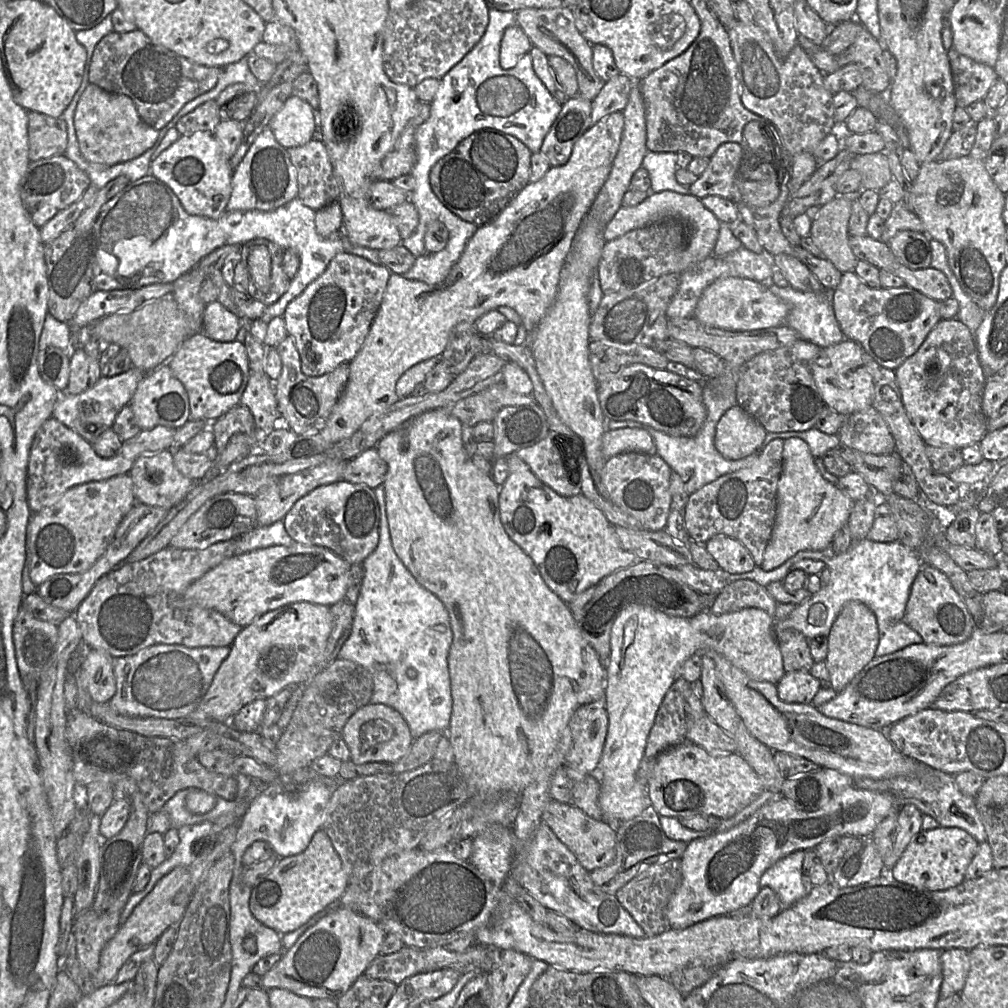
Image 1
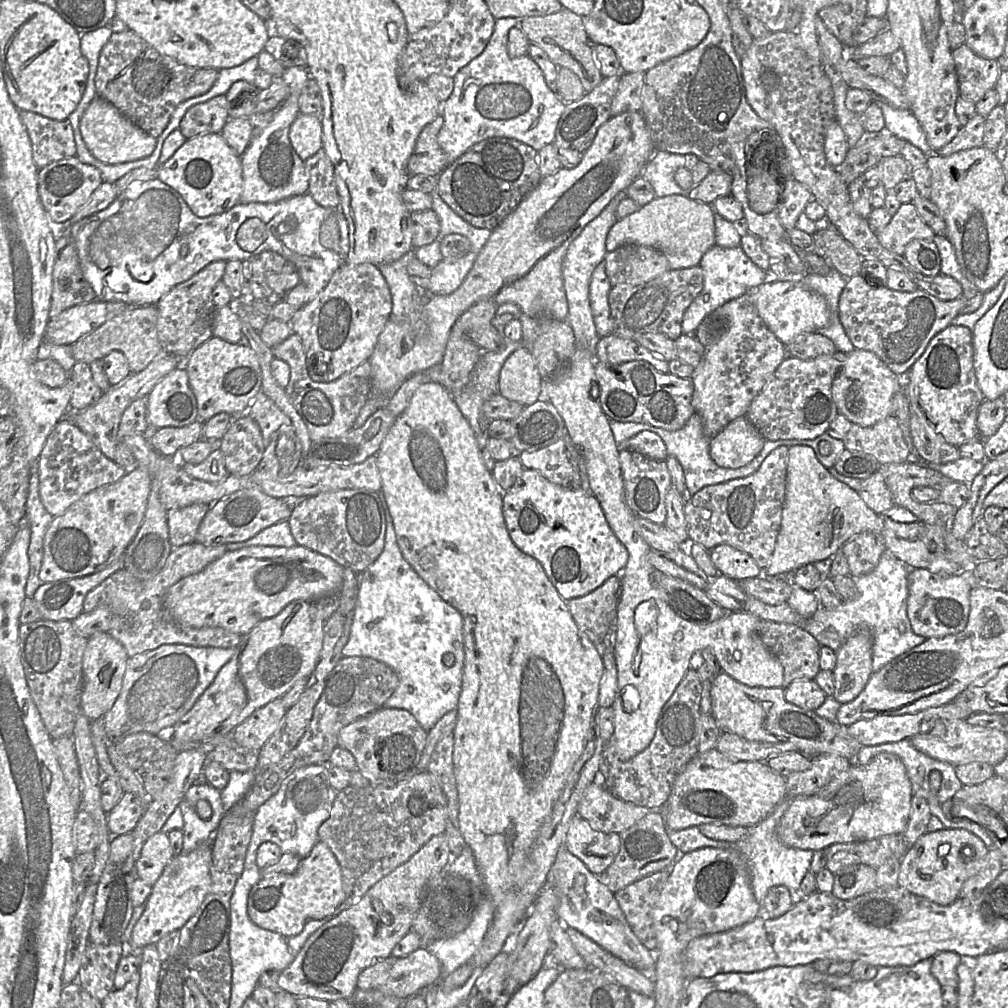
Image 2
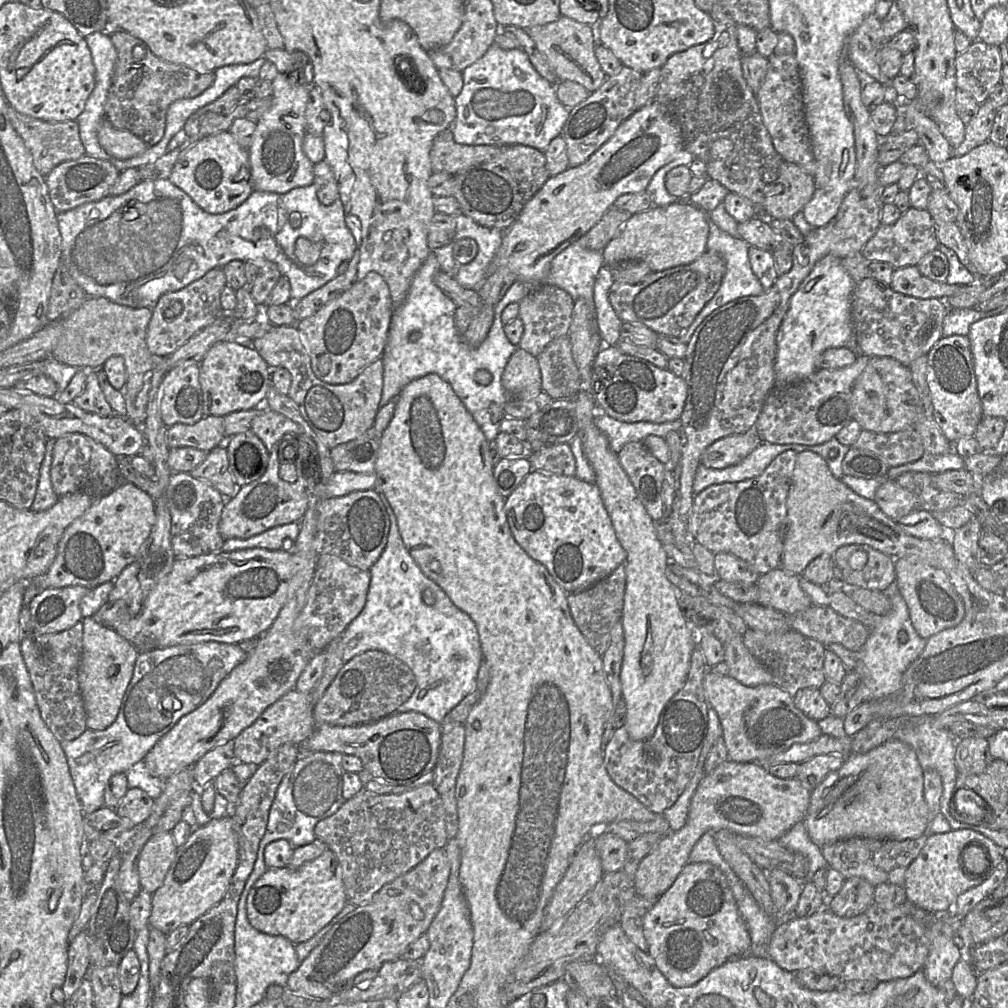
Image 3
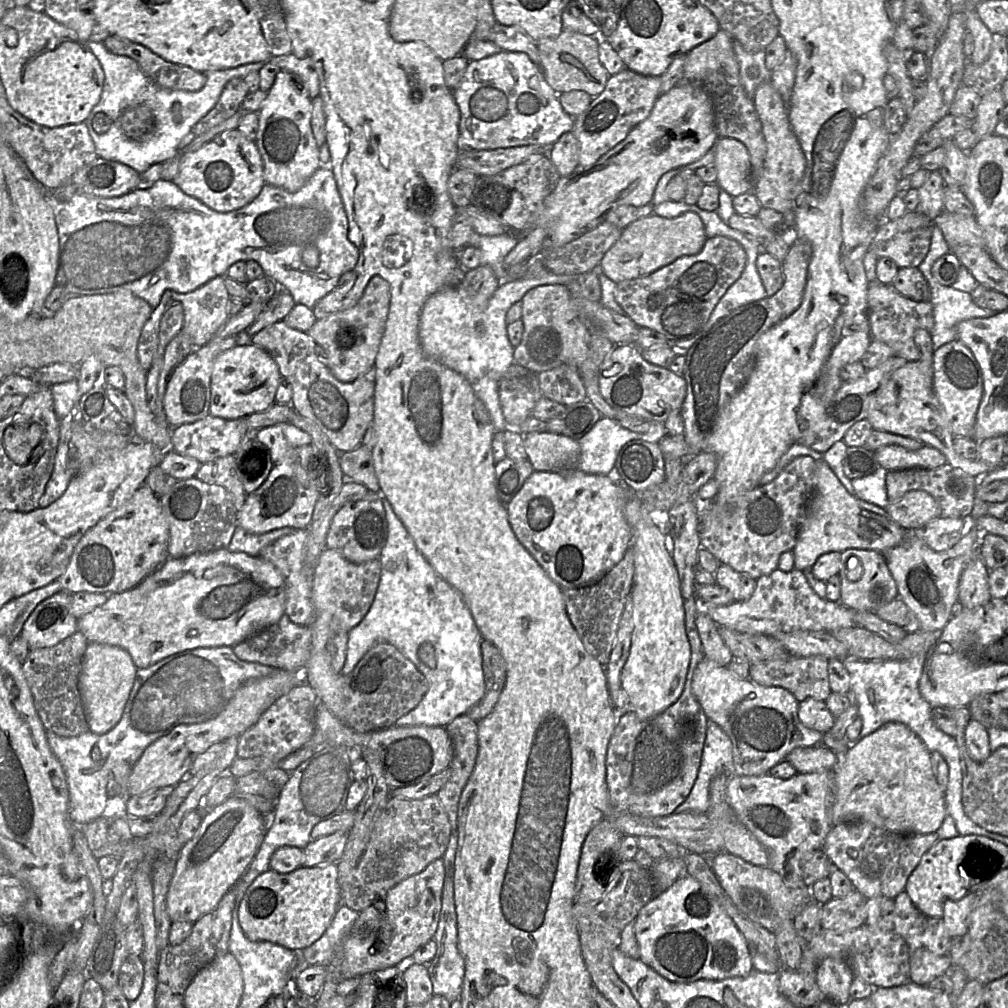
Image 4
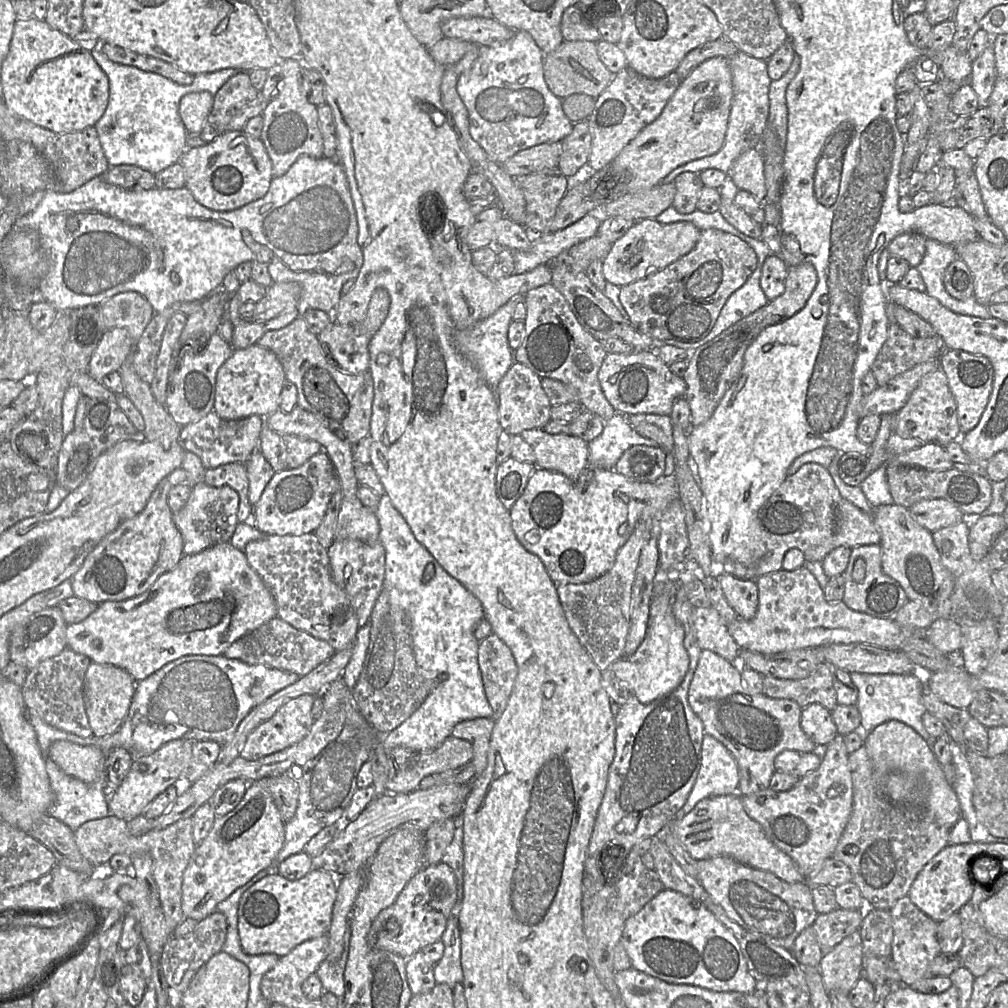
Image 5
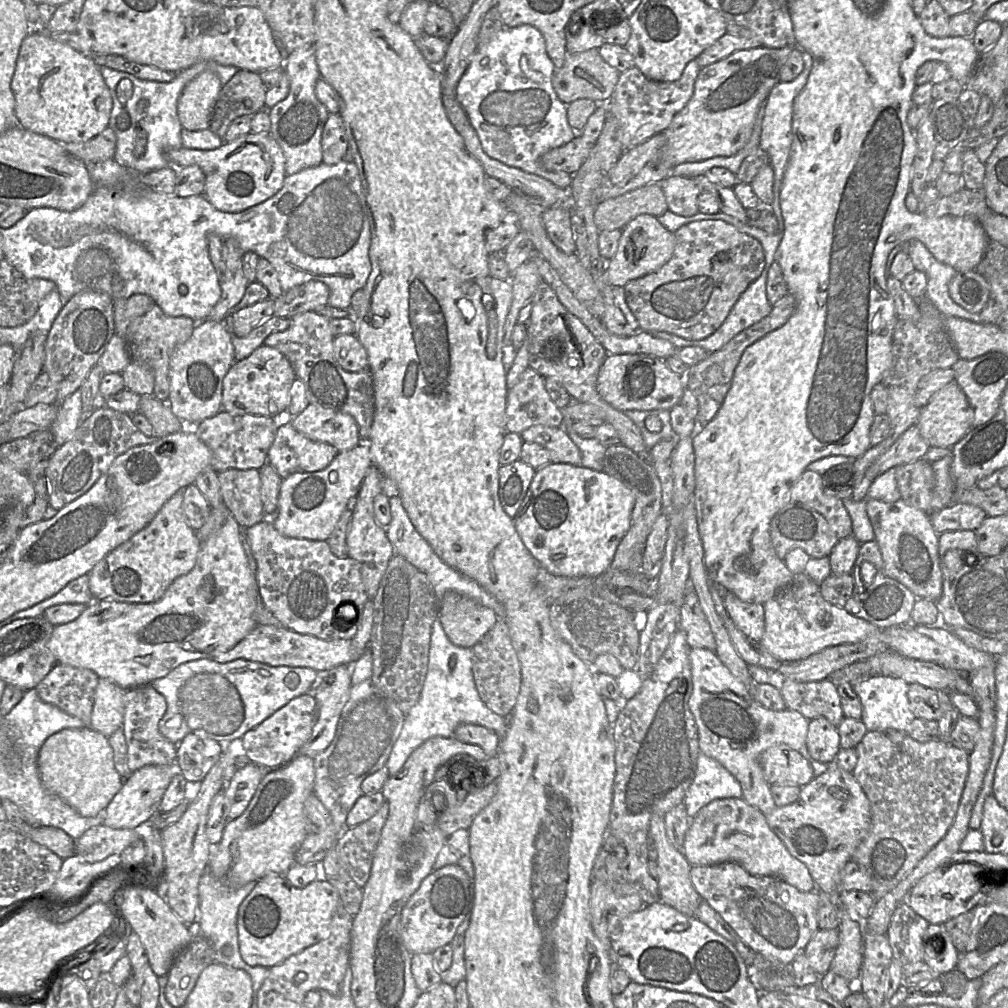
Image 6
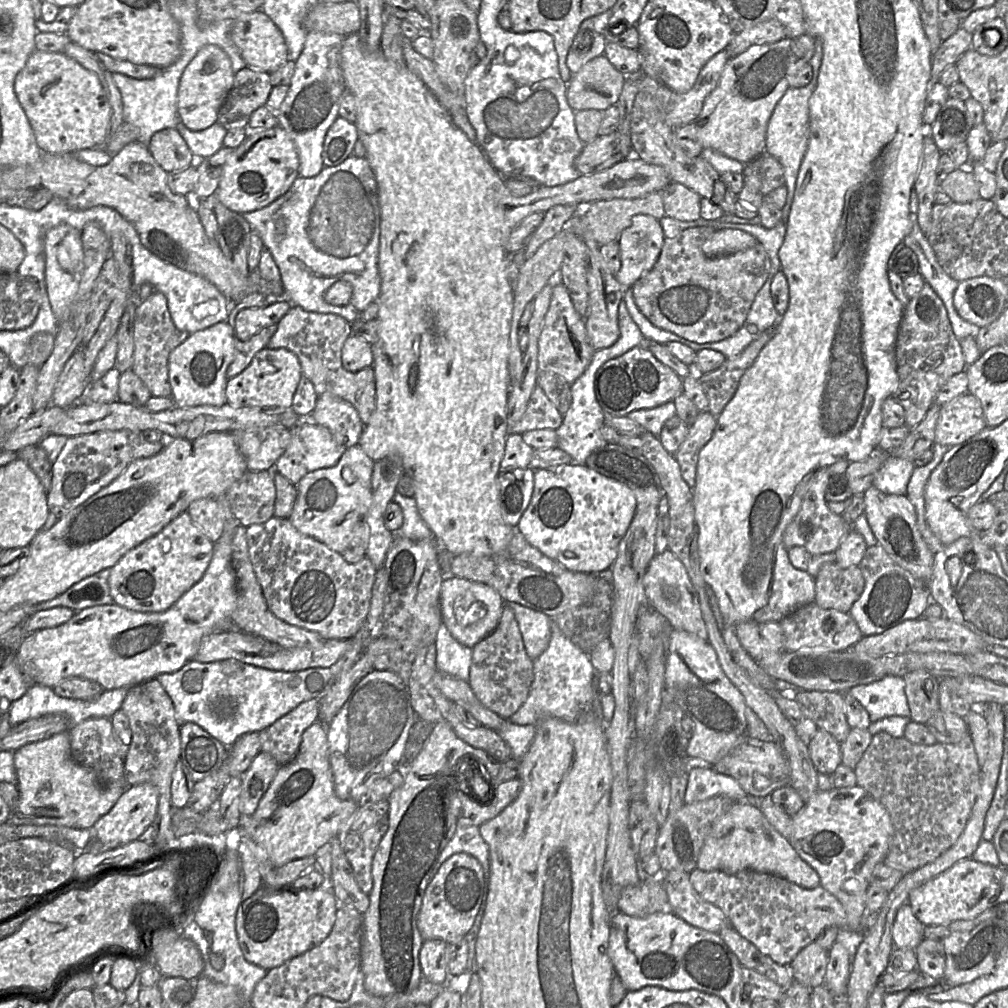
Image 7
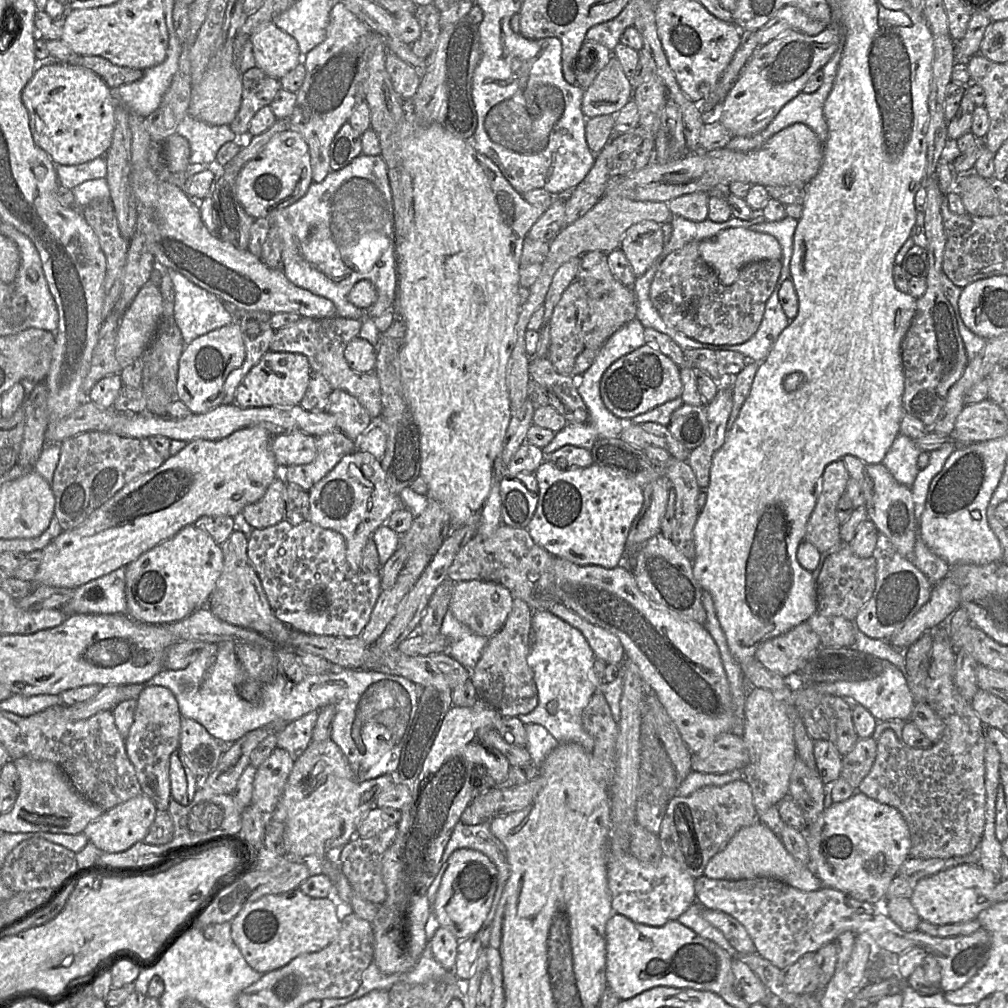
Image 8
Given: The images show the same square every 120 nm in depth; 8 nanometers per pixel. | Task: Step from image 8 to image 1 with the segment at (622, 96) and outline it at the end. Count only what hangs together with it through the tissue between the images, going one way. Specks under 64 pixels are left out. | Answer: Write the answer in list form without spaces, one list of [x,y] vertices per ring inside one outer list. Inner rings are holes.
[[[562,6],[553,9],[526,8],[516,12],[517,24],[522,28],[534,47],[539,48],[548,57],[557,56],[569,62],[576,71],[578,96],[592,101],[605,86],[593,67],[593,45],[591,45],[576,27],[573,9]]]

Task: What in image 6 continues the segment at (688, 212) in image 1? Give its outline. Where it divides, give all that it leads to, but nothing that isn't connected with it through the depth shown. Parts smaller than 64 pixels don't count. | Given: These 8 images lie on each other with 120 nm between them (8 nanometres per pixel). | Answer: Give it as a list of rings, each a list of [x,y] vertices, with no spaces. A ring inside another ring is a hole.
[[[638,215],[622,229],[617,251],[606,261],[606,279],[610,285],[624,288],[631,280],[650,274],[666,264],[672,257],[674,248],[674,232],[667,230],[653,215]]]

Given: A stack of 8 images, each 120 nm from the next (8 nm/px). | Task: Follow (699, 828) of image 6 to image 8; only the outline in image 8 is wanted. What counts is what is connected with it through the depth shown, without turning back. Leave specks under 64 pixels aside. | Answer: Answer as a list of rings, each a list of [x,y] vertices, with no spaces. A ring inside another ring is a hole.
[[[759,820],[752,825],[741,828],[725,849],[710,859],[704,875],[710,879],[730,881],[767,877],[806,892],[818,890],[823,886],[821,880],[809,866],[796,860],[788,852],[781,838]]]

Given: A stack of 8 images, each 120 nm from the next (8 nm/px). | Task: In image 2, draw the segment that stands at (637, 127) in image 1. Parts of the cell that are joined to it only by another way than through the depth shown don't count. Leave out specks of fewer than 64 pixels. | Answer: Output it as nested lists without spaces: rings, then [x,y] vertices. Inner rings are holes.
[[[626,190],[619,192],[597,217],[584,227],[582,232],[569,245],[562,263],[562,276],[568,302],[567,322],[573,329],[576,347],[588,349],[593,357],[600,337],[596,332],[590,306],[590,280],[596,266],[605,259],[607,253],[606,238],[611,227],[618,220],[616,210],[620,201],[625,197],[627,197]]]

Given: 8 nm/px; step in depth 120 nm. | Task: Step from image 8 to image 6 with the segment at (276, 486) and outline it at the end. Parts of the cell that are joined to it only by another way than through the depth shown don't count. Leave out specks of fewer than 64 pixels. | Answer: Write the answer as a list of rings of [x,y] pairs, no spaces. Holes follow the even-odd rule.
[[[227,469],[218,472],[224,503],[242,528],[250,528],[265,518],[258,469]]]

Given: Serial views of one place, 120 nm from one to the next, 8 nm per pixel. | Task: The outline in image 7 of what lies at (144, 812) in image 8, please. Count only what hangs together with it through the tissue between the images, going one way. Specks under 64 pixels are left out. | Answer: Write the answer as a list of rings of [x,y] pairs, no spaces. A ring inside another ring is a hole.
[[[149,783],[128,785],[112,809],[93,825],[93,839],[97,839],[105,849],[114,849],[137,840],[154,822],[158,803],[159,793],[154,785]]]

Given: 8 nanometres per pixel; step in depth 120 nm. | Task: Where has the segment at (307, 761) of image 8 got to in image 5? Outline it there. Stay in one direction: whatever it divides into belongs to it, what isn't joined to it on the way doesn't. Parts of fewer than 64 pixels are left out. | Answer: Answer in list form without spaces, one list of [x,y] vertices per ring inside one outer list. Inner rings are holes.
[[[265,780],[248,785],[242,801],[228,814],[216,816],[208,836],[199,844],[184,871],[182,880],[182,910],[185,918],[201,921],[216,911],[219,903],[249,882],[260,871],[276,864],[276,857],[285,839],[285,822],[274,804]]]

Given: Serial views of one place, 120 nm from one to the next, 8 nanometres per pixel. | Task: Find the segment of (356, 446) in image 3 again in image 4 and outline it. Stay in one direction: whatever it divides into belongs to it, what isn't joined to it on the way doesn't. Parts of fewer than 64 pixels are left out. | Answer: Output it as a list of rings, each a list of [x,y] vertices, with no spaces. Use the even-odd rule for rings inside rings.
[[[361,444],[352,451],[341,452],[339,459],[341,469],[348,481],[362,484],[369,491],[380,492],[372,450]]]

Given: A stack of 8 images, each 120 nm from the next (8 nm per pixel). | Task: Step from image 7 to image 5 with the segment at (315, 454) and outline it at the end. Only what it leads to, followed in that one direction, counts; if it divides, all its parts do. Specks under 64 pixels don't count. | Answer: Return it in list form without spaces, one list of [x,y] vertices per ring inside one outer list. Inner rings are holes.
[[[265,425],[260,433],[259,449],[275,472],[295,469],[323,447],[315,440],[281,434]]]

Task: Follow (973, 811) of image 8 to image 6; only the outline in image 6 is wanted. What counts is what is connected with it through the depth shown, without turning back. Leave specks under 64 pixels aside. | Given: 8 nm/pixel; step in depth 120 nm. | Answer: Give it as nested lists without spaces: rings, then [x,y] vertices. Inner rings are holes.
[[[867,732],[861,742],[857,745],[856,749],[858,759],[852,774],[870,801],[871,825],[867,835],[855,850],[851,860],[863,865],[866,868],[872,880],[871,893],[876,899],[879,899],[894,889],[907,875],[909,875],[920,863],[920,861],[940,842],[940,840],[949,831],[954,821],[968,777],[970,752],[957,748],[950,742],[946,742],[944,740],[938,739],[930,742],[918,742],[908,735],[900,743],[894,743],[883,732]]]

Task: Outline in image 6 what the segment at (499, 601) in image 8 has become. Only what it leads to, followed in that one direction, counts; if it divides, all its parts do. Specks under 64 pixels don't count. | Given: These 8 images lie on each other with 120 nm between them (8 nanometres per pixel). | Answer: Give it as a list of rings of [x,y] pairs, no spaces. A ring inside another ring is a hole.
[[[454,591],[446,592],[438,601],[438,618],[453,644],[470,649],[498,620],[493,609]]]

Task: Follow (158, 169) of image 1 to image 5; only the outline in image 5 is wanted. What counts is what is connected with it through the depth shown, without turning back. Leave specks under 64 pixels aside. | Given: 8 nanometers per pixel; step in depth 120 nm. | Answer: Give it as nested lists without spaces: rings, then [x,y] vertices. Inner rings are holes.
[[[225,131],[204,146],[187,148],[180,159],[186,188],[195,199],[215,211],[232,211],[266,195],[273,179],[272,162],[263,141],[242,131]]]

